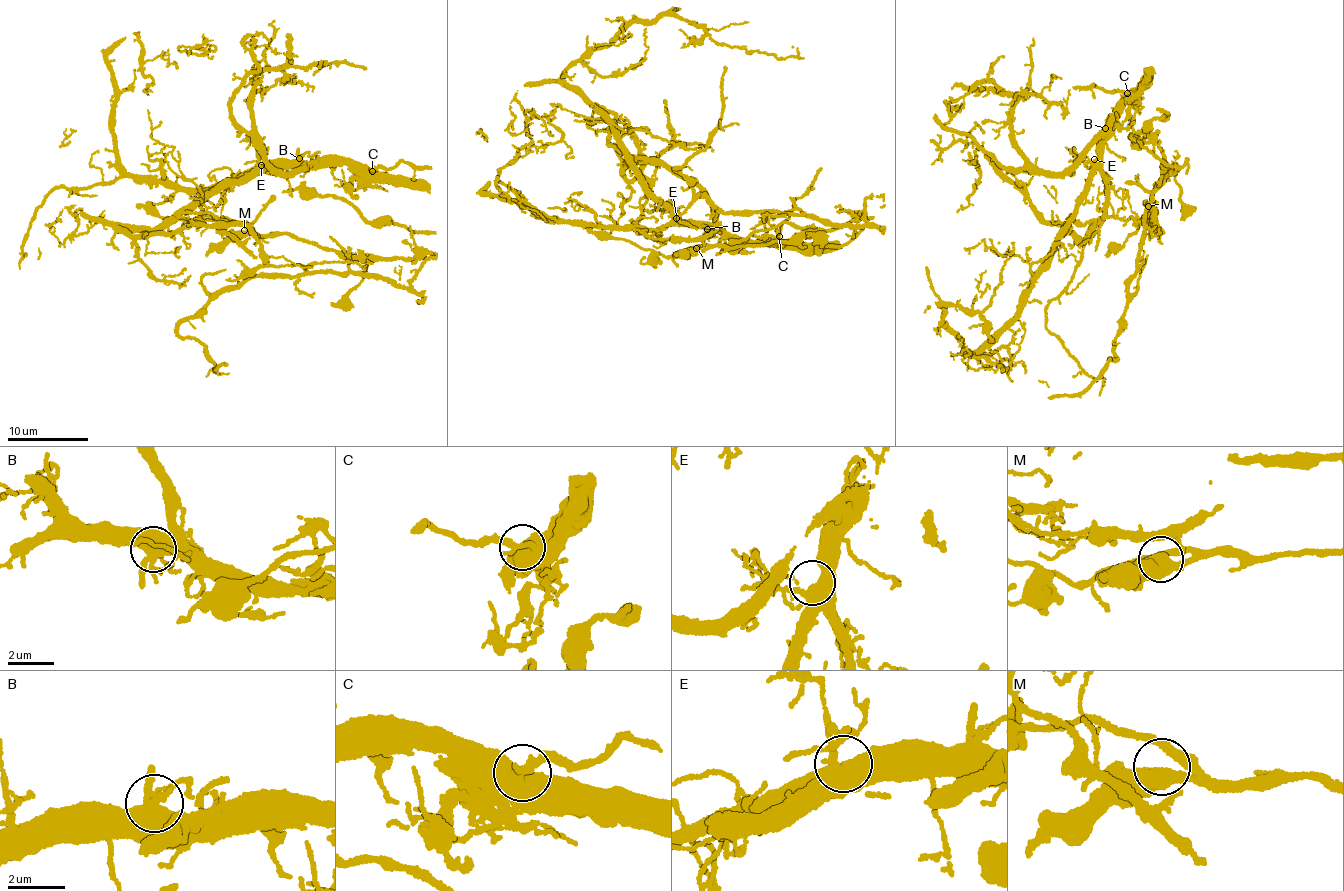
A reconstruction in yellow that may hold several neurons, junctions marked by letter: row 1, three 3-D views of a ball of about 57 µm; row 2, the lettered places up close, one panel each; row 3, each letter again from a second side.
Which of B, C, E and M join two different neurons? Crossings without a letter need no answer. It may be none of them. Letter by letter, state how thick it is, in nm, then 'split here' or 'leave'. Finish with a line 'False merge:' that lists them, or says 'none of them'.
B: 440 nm thick; leave
C: 320 nm thick; leave
E: 480 nm thick; leave
M: 400 nm thick; leave
False merge: none of them

